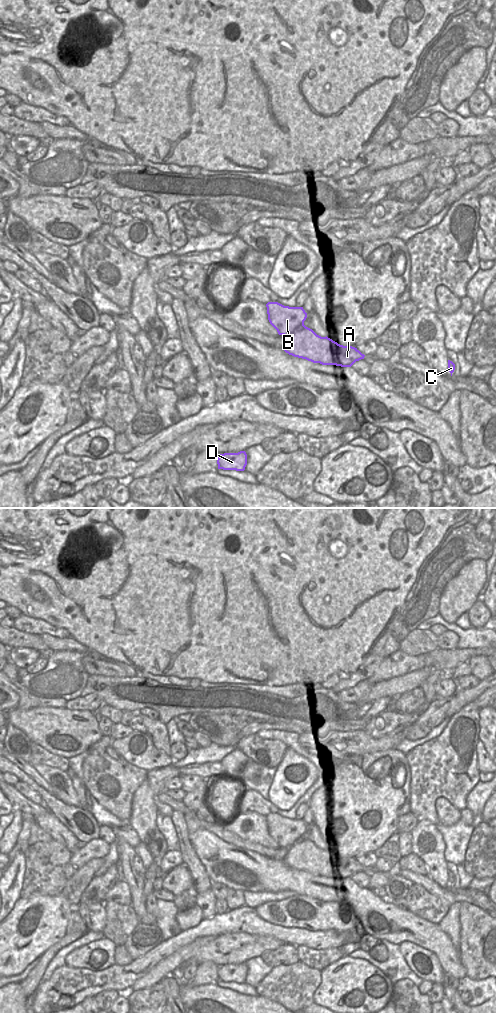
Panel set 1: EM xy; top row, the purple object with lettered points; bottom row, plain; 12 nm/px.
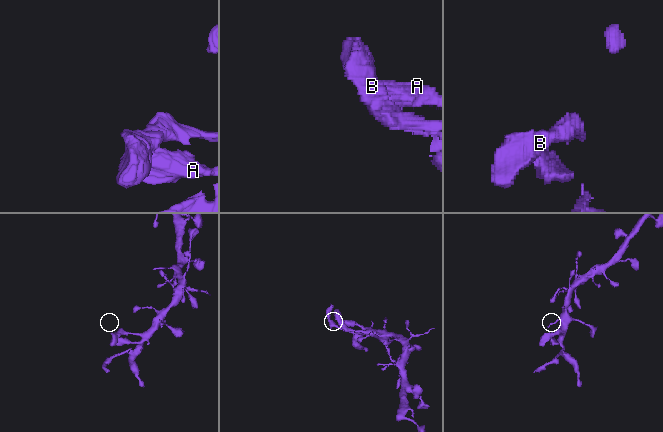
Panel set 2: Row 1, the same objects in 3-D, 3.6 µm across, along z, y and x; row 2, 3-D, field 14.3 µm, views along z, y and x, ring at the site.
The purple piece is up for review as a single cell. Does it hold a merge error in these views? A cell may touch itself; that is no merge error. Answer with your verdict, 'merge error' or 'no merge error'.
no merge error

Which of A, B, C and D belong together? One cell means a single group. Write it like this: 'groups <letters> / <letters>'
groups A B C D

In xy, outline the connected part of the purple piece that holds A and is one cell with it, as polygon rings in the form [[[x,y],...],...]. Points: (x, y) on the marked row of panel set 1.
[[[268,302],[266,307],[270,324],[279,335],[288,338],[284,351],[289,355],[341,367],[351,367],[356,361],[364,359],[365,355],[357,348],[340,345],[306,327],[307,313],[303,307],[284,306],[278,302]]]

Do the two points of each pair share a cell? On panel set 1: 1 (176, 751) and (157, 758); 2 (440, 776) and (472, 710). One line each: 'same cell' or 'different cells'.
1: different cells
2: same cell

